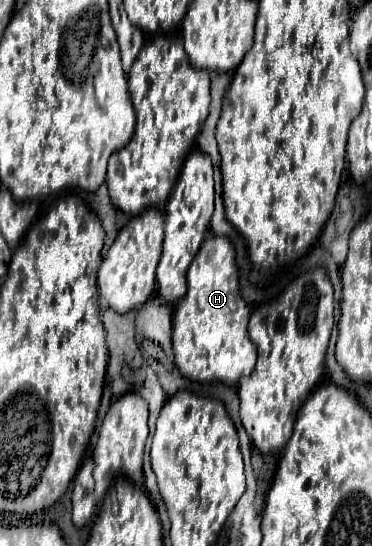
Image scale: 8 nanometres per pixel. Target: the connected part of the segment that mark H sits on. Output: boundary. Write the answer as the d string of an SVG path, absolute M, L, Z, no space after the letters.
M208 237L188 269L186 295L176 301L172 313L172 349L184 377L194 381L222 381L236 385L244 373L252 373L256 345L248 337L250 307L240 295L236 251L228 237Z

